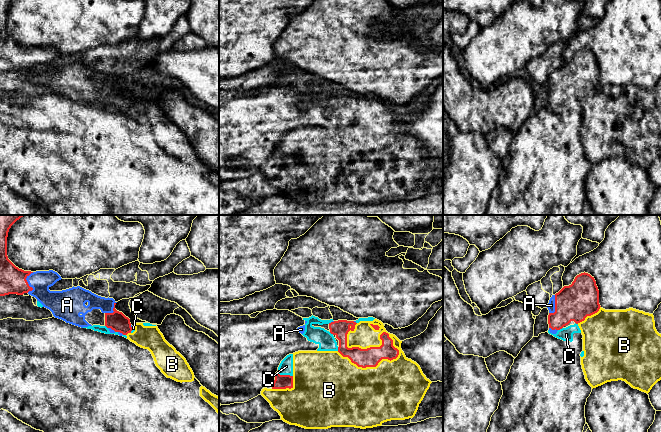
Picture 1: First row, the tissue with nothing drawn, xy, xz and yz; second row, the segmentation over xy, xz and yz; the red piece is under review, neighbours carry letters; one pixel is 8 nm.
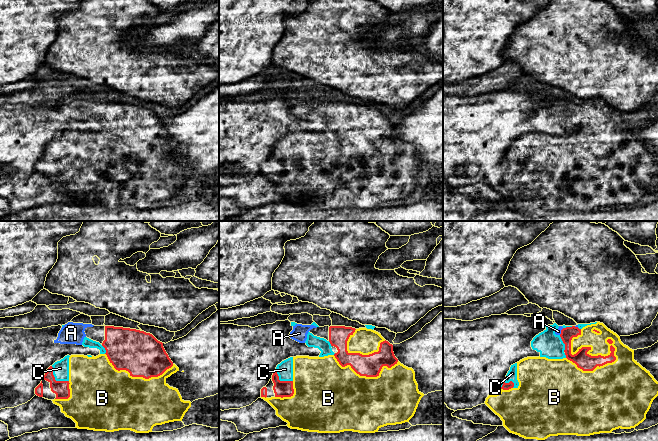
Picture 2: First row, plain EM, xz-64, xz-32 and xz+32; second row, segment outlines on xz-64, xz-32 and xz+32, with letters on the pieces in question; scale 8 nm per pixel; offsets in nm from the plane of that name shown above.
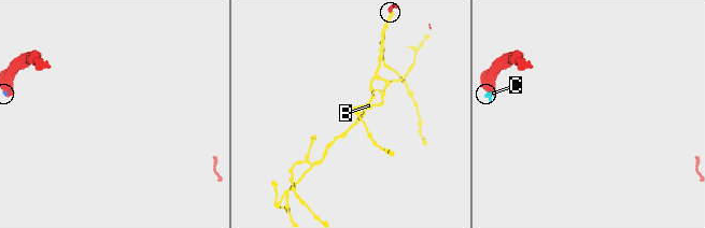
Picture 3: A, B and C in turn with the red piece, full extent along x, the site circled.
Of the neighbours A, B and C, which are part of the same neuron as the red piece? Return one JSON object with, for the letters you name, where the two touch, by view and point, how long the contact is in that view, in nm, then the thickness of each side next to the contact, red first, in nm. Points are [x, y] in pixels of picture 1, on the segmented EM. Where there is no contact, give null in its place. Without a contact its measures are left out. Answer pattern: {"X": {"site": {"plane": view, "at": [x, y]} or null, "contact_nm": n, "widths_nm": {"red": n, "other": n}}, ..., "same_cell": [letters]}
{"B": {"site": {"plane": "xz", "at": [368, 366]}, "contact_nm": 500, "widths_nm": {"red": 160, "other": 480}}, "same_cell": ["B"]}

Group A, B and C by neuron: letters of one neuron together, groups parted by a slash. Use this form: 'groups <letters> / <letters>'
groups A C / B

